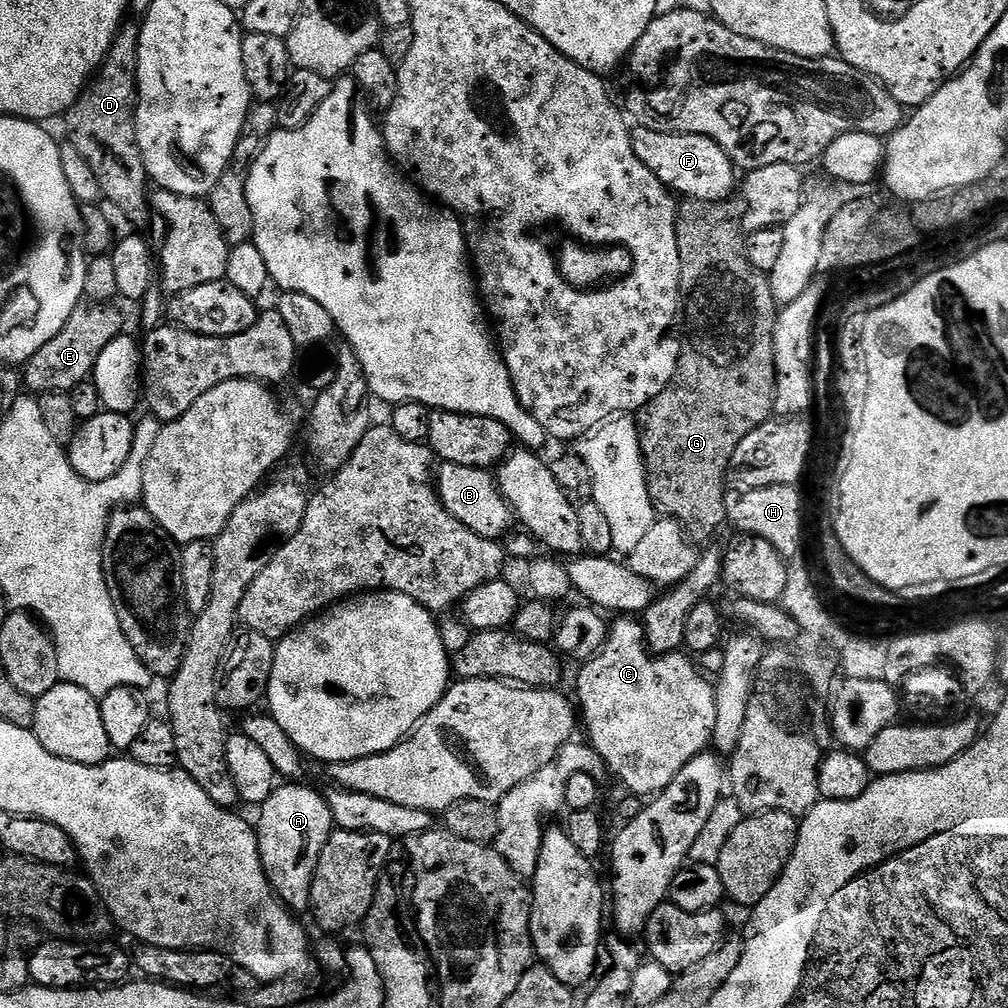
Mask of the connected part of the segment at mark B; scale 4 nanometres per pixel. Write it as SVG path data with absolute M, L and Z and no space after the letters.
M441 463L434 472L434 487L437 496L440 497L441 506L450 514L454 514L458 522L474 530L474 534L494 541L499 541L500 536L509 535L508 527L514 524L514 517L491 471Z

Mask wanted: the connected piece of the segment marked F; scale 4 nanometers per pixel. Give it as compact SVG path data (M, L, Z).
M639 126L631 129L634 154L677 197L690 200L727 201L728 195L738 188L738 169L731 158L714 142L698 134L685 132L655 132Z

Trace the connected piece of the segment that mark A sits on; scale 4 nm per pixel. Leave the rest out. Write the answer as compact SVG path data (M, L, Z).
M284 782L275 788L264 804L259 805L258 812L260 817L254 820L254 827L262 870L276 893L276 899L293 913L307 913L312 876L323 847L334 831L327 799L307 788L304 782Z

